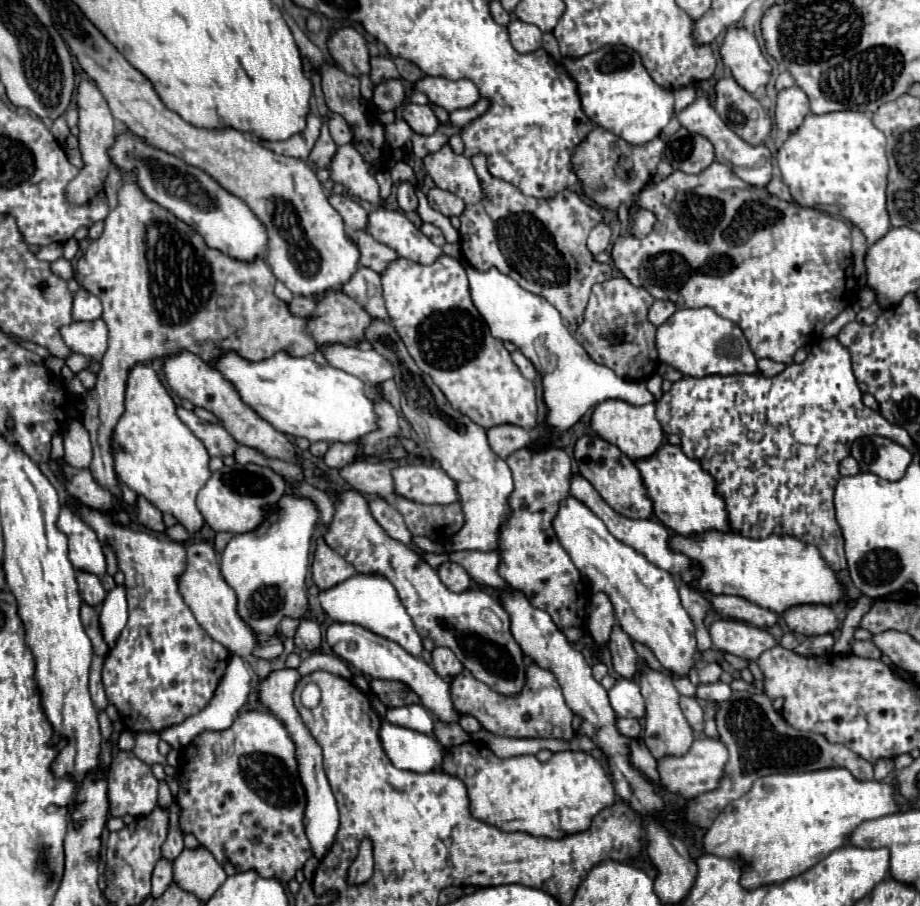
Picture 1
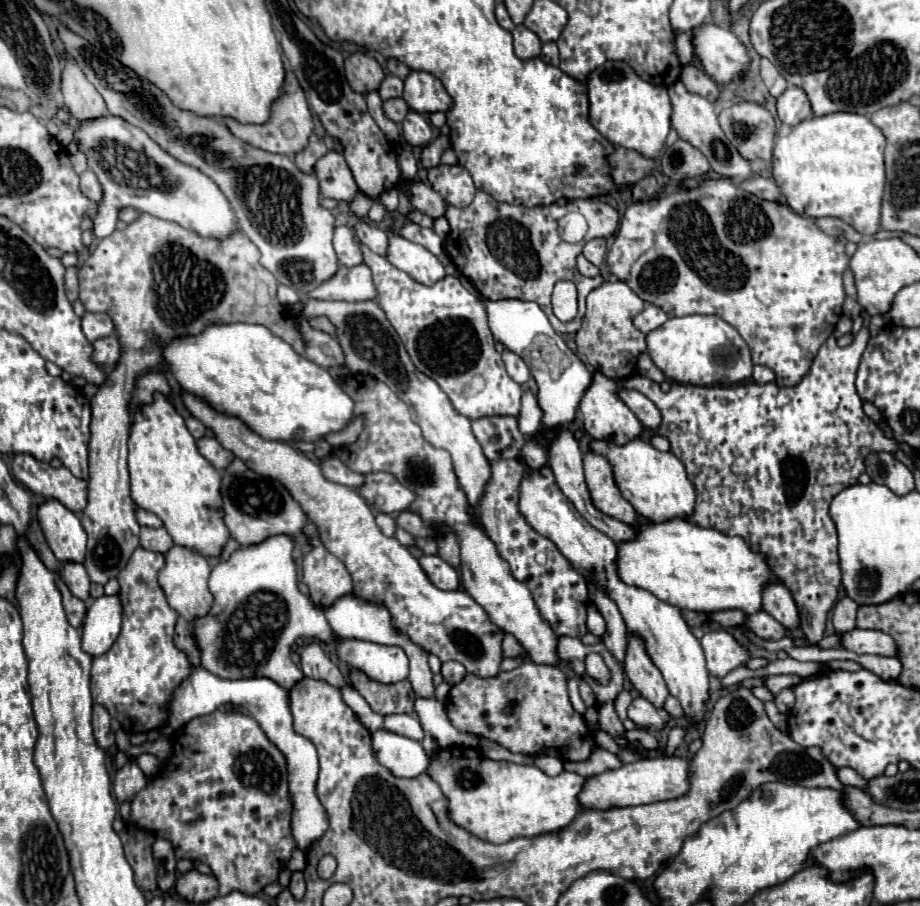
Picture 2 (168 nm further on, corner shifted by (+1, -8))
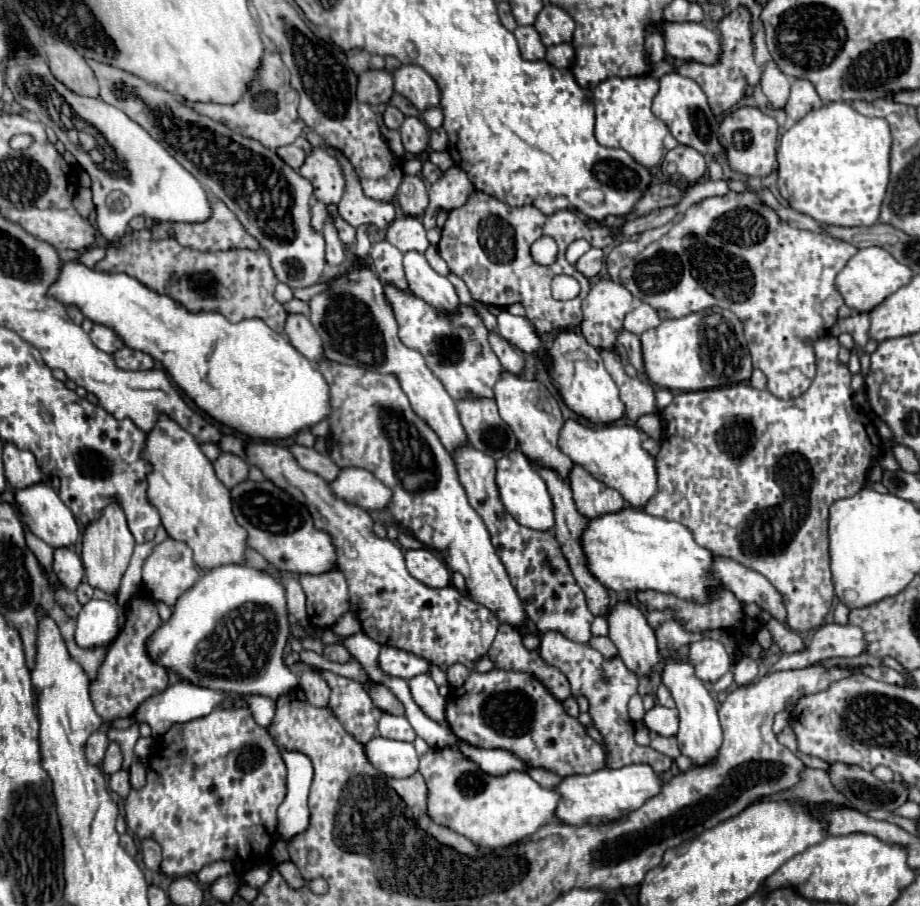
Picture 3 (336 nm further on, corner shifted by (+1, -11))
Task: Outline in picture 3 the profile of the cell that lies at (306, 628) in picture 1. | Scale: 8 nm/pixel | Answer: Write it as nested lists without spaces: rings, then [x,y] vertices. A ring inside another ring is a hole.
[[[304,671],[300,681],[298,681],[300,689],[306,693],[306,699],[310,705],[314,707],[328,707],[328,695],[330,695],[330,687],[328,683],[318,675],[318,671]]]

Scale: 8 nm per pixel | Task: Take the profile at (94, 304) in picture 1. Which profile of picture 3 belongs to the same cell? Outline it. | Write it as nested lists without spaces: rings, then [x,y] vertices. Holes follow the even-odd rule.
[[[94,325],[92,333],[90,333],[90,339],[104,353],[114,353],[122,347],[122,341],[114,335],[114,331],[104,327],[104,325]]]

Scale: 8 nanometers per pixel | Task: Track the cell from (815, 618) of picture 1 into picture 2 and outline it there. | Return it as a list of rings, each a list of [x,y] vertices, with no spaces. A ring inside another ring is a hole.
[[[778,582],[768,584],[768,588],[764,590],[764,610],[770,616],[774,616],[786,630],[800,628],[798,606],[792,598],[792,592],[786,586]]]

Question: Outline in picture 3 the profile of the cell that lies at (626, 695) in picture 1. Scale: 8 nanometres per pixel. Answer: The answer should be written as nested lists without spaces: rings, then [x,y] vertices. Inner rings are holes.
[[[656,705],[654,709],[646,711],[644,715],[644,725],[650,731],[656,731],[658,735],[676,735],[678,733],[678,709],[668,709]]]

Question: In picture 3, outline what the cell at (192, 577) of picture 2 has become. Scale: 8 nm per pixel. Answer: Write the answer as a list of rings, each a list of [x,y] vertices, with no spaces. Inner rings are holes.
[[[166,537],[162,543],[154,545],[152,553],[148,555],[142,567],[142,581],[144,581],[146,593],[156,601],[166,603],[168,607],[174,607],[182,591],[192,587],[196,579],[198,579],[198,567],[192,561],[192,549],[184,541],[176,541],[172,537]]]

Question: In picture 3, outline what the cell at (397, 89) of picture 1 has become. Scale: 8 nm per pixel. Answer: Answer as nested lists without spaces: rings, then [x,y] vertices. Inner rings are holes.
[[[388,105],[386,111],[384,111],[384,123],[386,123],[386,127],[388,129],[398,129],[402,125],[402,121],[404,121],[404,115],[396,107]]]

